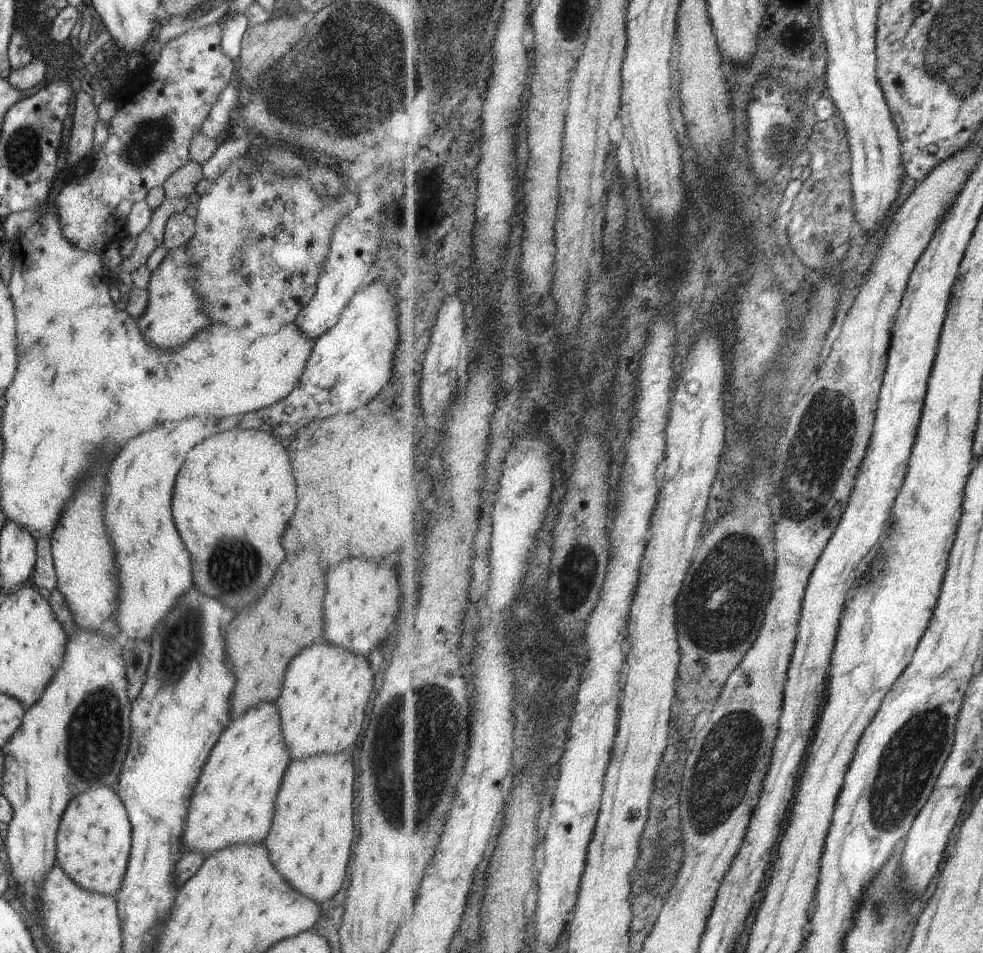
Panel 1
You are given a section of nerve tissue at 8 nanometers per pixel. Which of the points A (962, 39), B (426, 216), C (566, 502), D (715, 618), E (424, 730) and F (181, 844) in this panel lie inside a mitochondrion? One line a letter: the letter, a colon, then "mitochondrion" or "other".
A: mitochondrion
B: other
C: other
D: mitochondrion
E: mitochondrion
F: other

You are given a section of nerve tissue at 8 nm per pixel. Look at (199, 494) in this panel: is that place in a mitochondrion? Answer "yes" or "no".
no

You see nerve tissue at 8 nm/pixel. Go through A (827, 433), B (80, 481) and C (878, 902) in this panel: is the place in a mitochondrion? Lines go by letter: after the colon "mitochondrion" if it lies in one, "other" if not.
A: mitochondrion
B: other
C: mitochondrion

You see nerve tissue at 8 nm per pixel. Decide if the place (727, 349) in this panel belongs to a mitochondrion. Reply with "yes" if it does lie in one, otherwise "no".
no

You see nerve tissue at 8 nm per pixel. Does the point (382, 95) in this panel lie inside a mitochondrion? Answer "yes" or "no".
yes

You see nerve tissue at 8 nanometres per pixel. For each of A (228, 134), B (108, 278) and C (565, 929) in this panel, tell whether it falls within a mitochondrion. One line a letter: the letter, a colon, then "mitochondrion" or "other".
A: other
B: other
C: other

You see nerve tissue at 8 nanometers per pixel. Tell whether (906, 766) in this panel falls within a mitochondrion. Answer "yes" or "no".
yes

